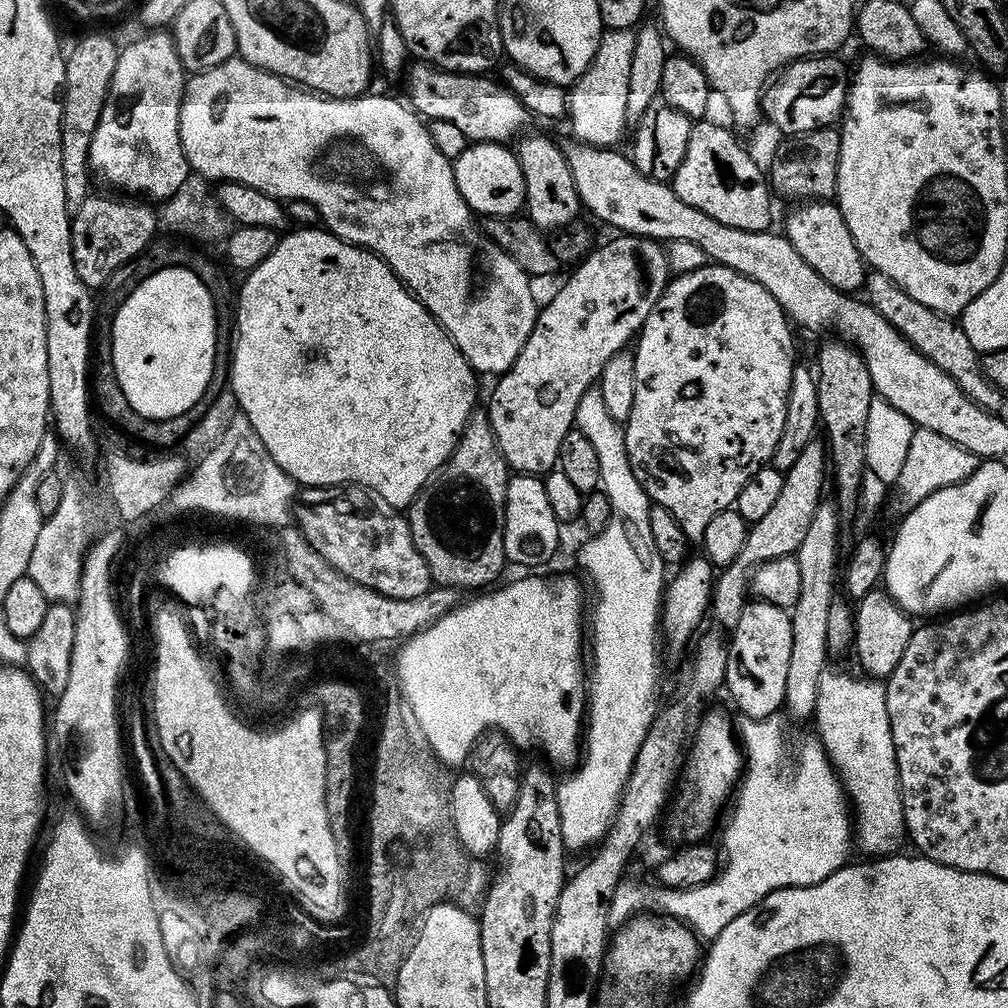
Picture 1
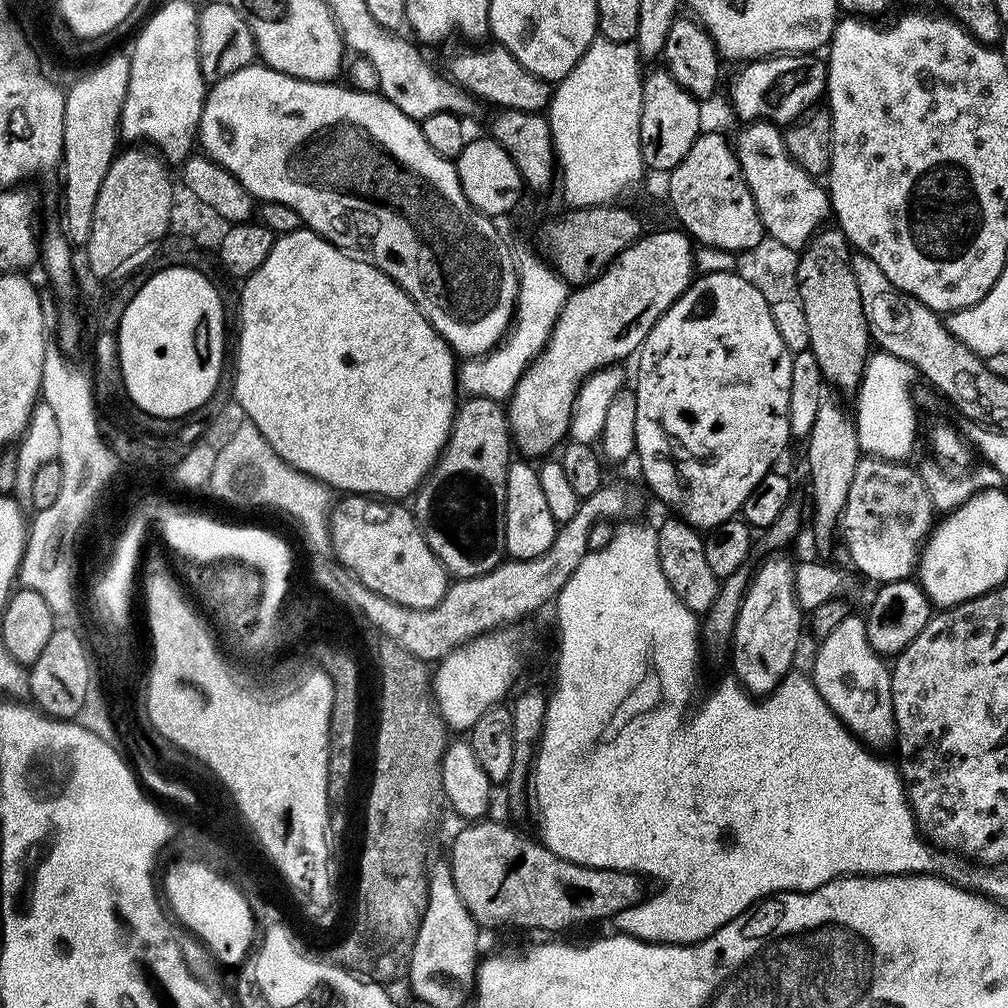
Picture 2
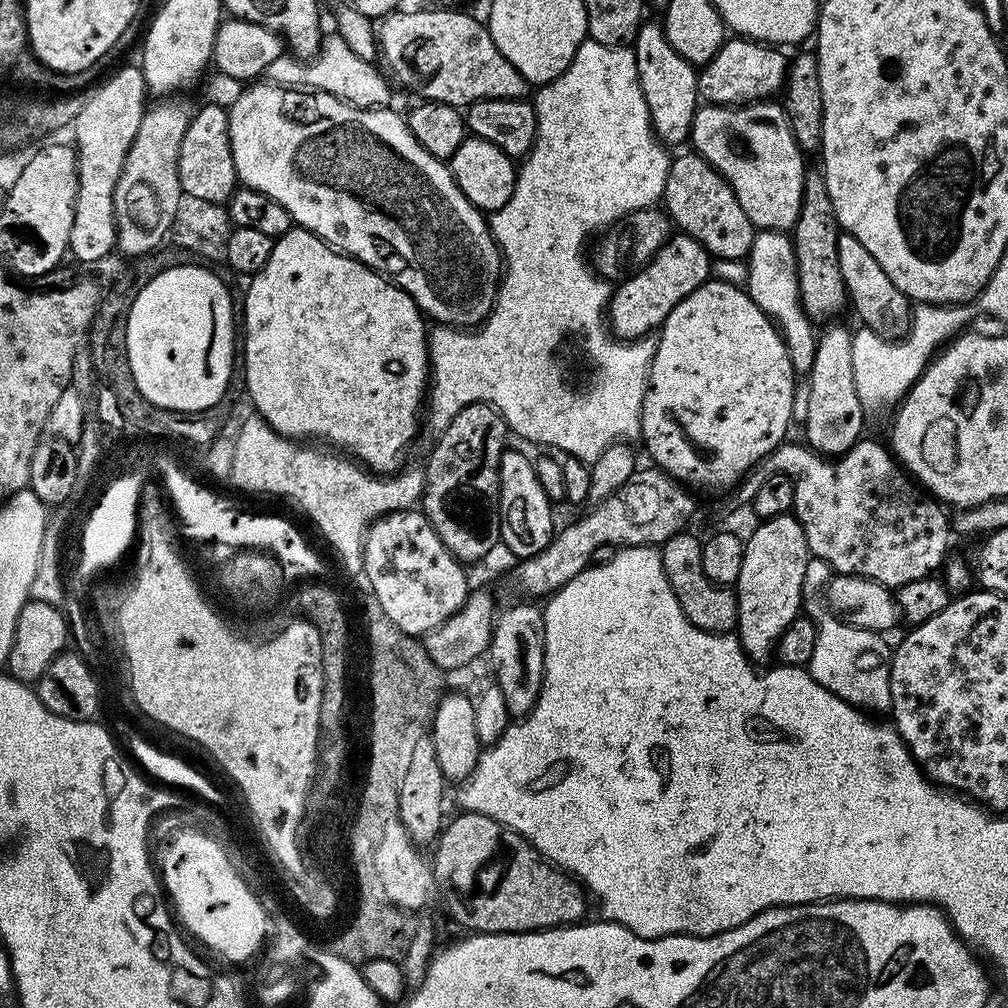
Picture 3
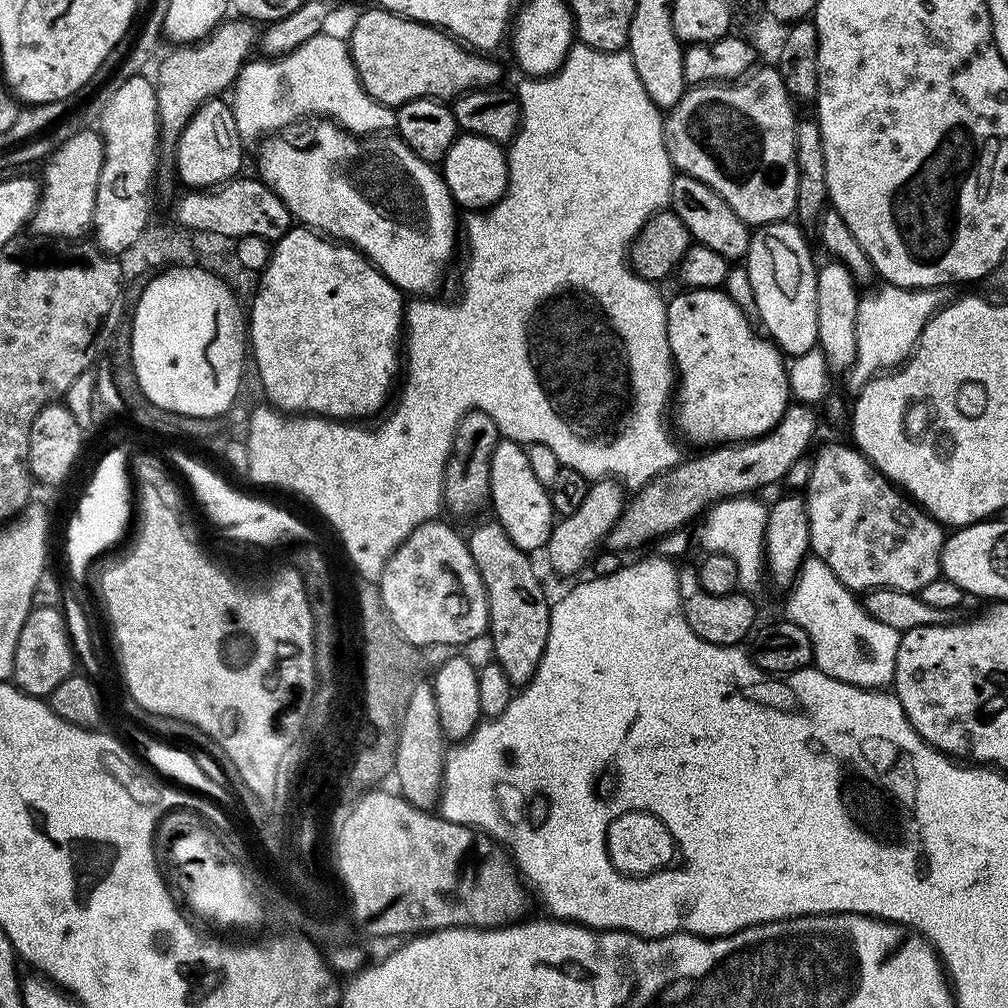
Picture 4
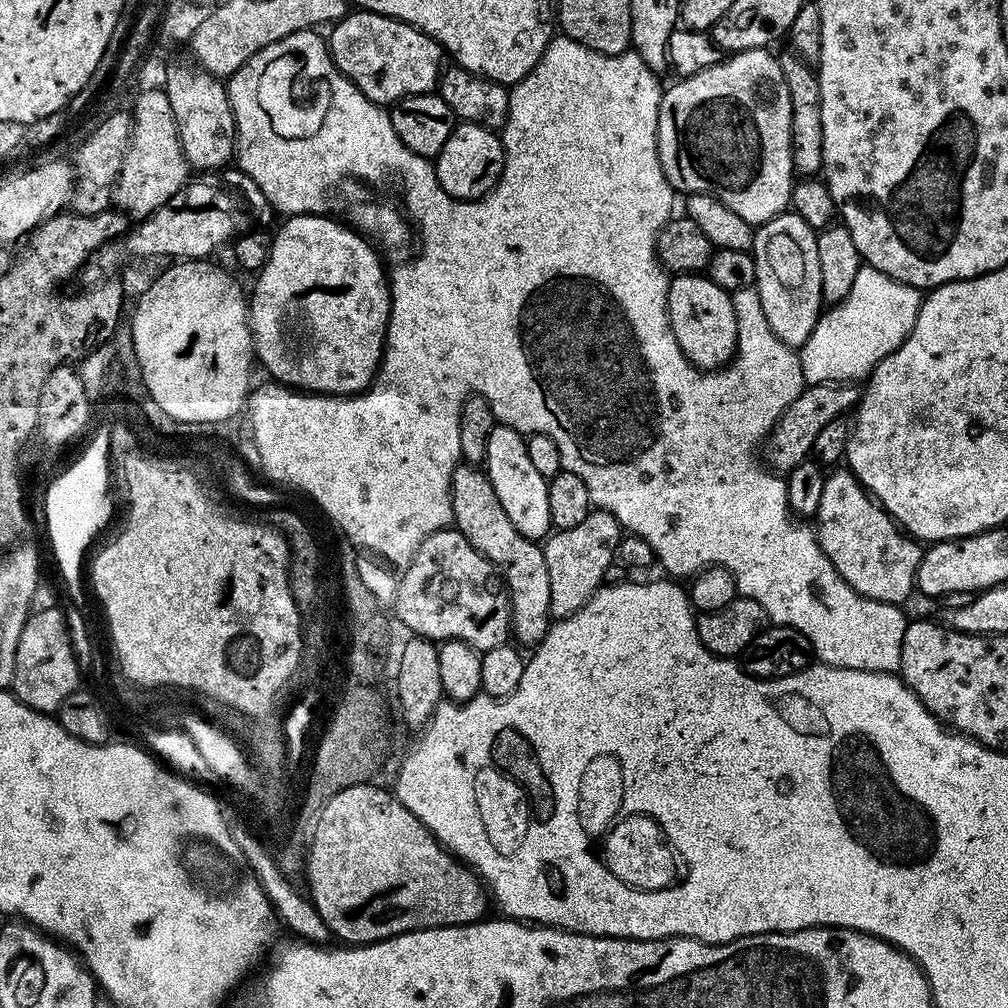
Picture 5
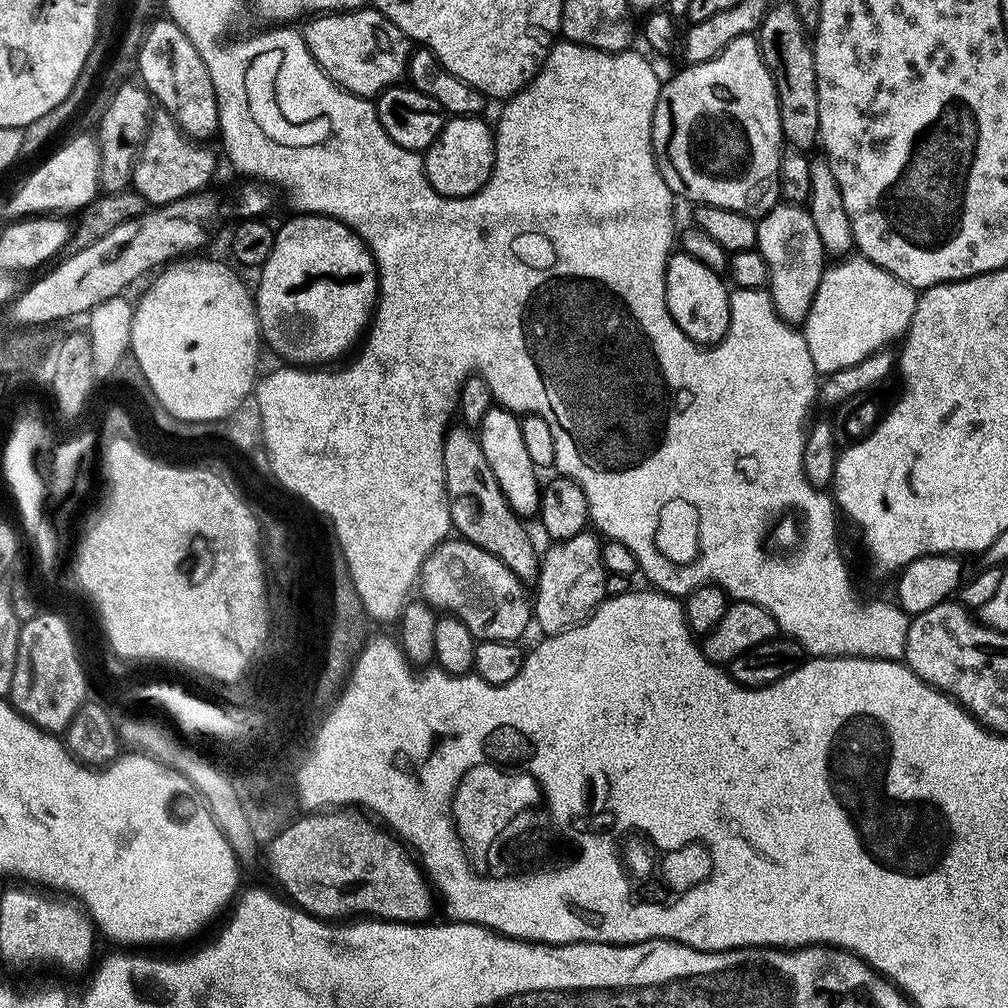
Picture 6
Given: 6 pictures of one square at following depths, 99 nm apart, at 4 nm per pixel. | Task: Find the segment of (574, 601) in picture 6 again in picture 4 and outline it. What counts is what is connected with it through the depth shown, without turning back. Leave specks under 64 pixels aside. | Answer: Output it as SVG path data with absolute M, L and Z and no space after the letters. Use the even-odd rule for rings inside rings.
M605 478L589 483L588 493L586 499L582 501L582 506L578 506L578 510L574 510L574 514L559 517L553 523L552 533L544 547L551 566L564 576L572 576L583 567L585 569L597 549L605 543L610 530L620 521L625 503L625 489L617 481Z

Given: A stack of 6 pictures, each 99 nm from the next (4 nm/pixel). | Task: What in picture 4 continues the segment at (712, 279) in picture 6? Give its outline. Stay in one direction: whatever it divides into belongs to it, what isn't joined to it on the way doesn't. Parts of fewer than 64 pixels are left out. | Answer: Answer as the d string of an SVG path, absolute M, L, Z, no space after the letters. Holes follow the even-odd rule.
M680 291L684 292L671 297L666 307L668 341L678 377L674 410L680 414L685 436L694 444L727 446L766 435L790 403L785 357L767 335L752 329L749 313L727 291Z

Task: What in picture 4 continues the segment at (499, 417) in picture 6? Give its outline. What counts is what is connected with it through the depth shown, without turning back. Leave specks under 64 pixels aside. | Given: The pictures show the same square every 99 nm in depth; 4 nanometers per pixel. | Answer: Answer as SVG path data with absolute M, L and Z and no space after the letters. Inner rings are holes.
M501 439L494 450L494 458L490 462L490 508L493 508L495 519L499 520L500 525L510 534L510 542L518 546L522 551L529 554L536 554L545 547L545 544L552 533L554 523L554 513L552 503L548 497L548 488L534 474L530 466L530 458L526 451L525 445L516 444L513 440Z

